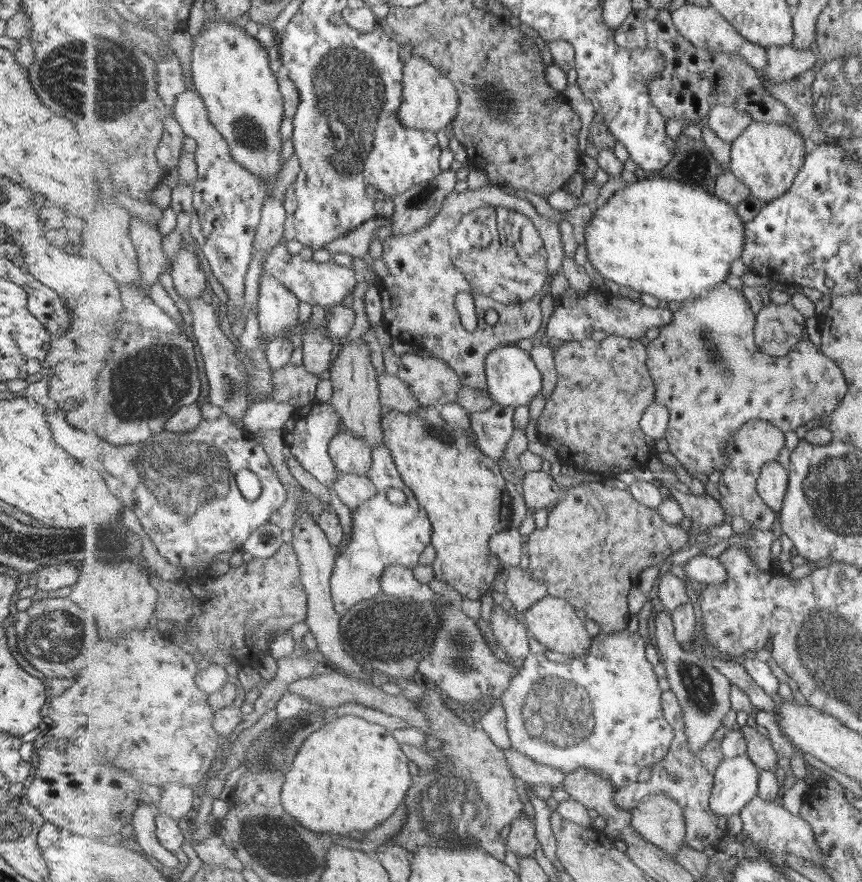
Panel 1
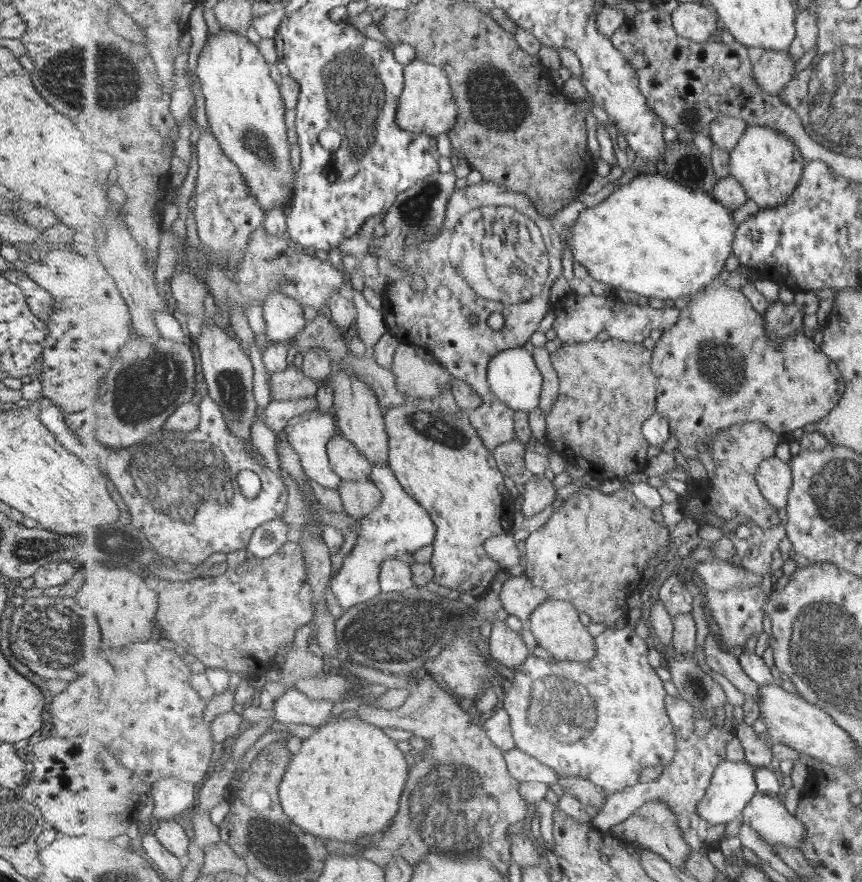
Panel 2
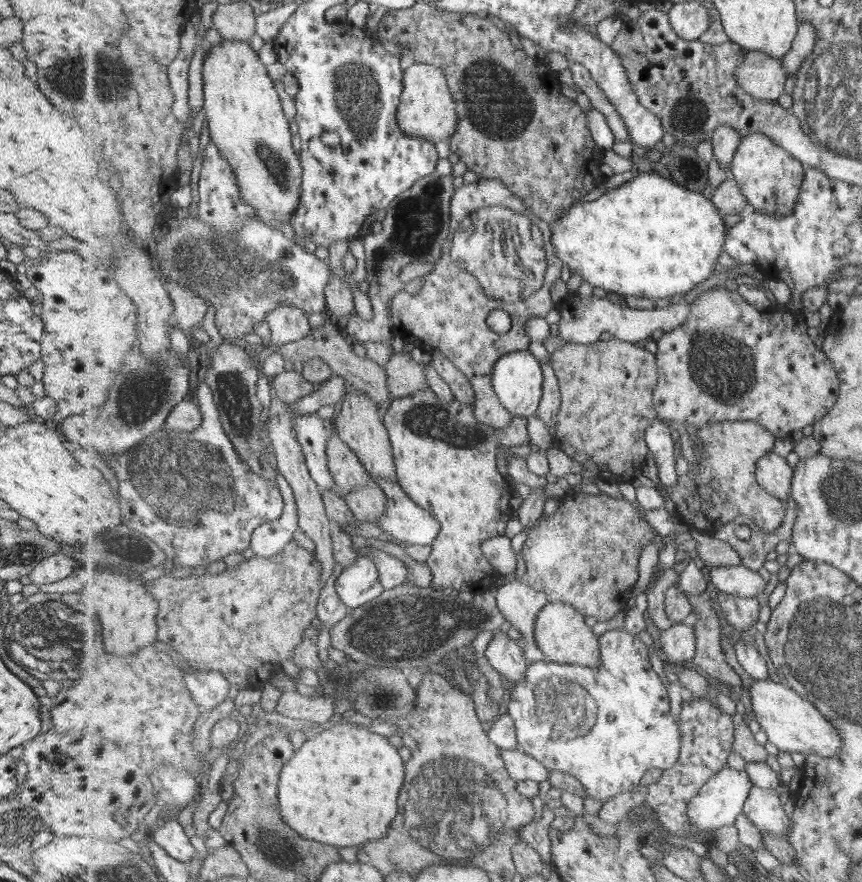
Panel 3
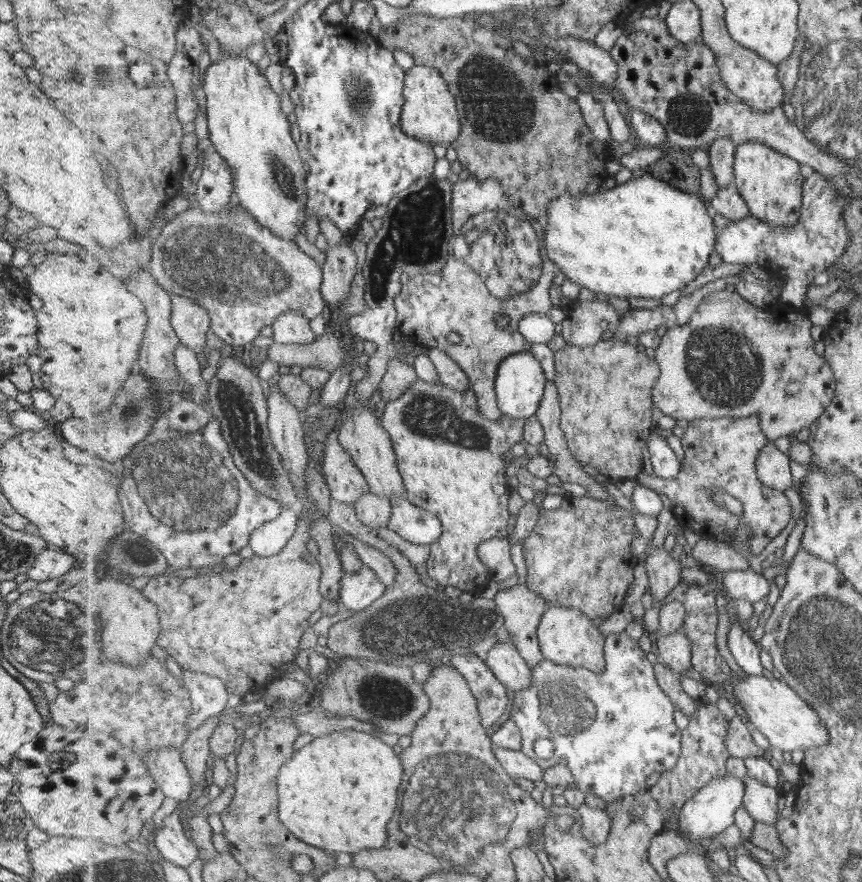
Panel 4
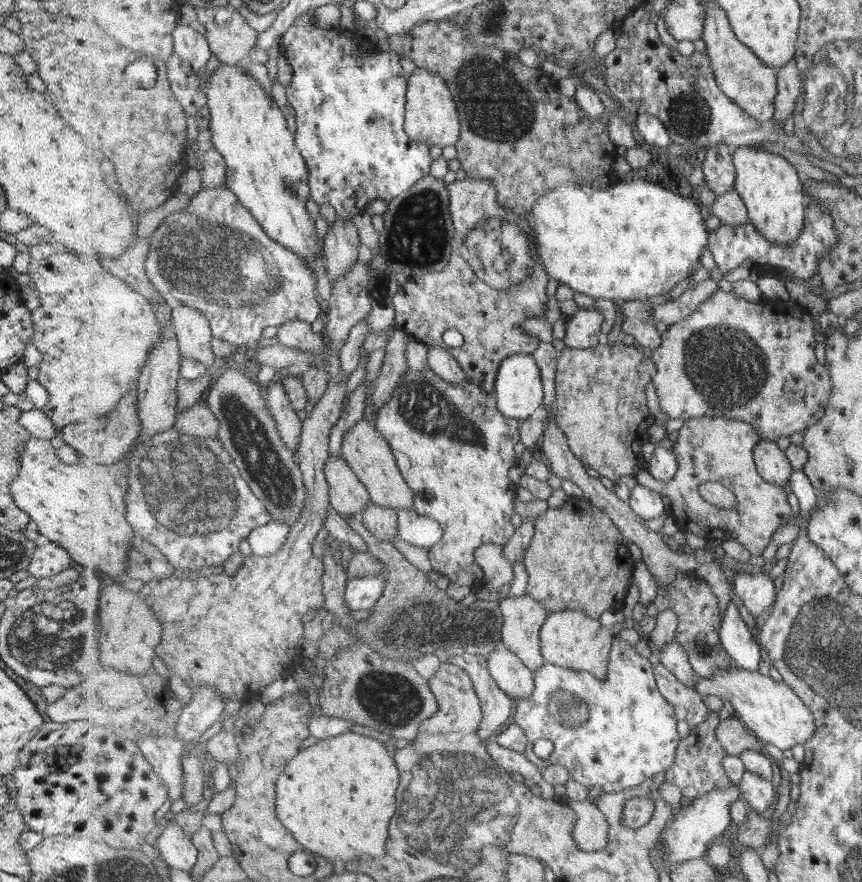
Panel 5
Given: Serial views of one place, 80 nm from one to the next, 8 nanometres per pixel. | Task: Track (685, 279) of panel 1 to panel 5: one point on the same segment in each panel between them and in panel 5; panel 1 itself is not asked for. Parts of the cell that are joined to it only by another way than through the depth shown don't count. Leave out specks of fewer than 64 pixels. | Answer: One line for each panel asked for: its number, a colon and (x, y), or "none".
2: (657, 238)
3: (650, 237)
4: (644, 238)
5: (631, 241)

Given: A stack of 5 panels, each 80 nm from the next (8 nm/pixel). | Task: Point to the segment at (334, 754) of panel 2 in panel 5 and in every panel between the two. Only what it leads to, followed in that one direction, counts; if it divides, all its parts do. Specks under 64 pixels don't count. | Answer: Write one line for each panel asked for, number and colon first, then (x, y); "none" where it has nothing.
3: (341, 787)
4: (339, 792)
5: (336, 797)

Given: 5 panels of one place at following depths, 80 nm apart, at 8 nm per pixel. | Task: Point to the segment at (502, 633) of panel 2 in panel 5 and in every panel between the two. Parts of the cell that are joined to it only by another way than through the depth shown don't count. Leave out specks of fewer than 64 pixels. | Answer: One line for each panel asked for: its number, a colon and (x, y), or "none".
3: (507, 656)
4: (504, 659)
5: (516, 679)

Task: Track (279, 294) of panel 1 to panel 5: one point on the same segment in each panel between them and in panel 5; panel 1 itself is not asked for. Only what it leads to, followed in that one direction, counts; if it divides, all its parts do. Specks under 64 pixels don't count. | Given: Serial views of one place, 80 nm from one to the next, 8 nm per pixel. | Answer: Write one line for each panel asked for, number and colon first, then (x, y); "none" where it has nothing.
2: (283, 316)
3: (287, 323)
4: (292, 327)
5: (297, 333)

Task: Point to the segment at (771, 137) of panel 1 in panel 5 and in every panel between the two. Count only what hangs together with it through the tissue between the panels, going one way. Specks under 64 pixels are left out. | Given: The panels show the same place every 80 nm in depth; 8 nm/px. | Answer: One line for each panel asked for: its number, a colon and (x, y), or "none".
2: (769, 164)
3: (771, 178)
4: (772, 183)
5: (773, 190)

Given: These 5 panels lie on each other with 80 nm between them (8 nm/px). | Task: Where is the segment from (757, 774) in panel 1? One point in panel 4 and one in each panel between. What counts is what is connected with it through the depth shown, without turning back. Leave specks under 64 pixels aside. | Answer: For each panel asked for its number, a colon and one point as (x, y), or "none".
2: (734, 784)
3: (722, 799)
4: (711, 811)

